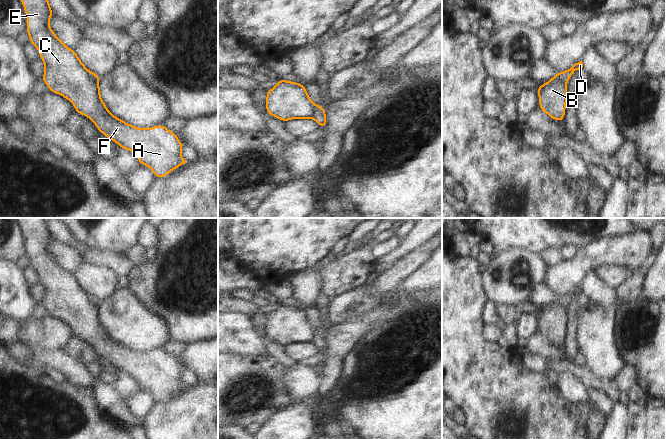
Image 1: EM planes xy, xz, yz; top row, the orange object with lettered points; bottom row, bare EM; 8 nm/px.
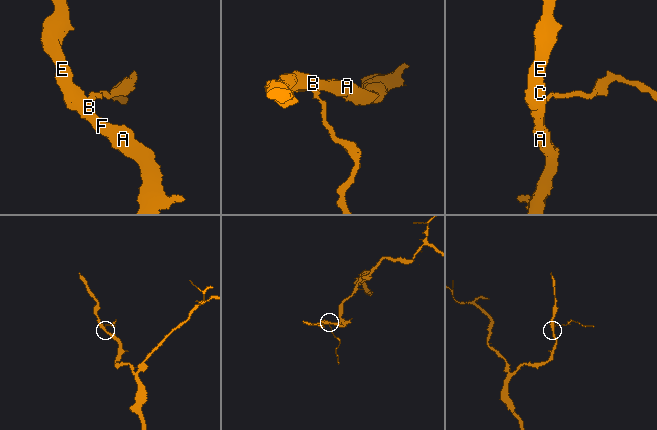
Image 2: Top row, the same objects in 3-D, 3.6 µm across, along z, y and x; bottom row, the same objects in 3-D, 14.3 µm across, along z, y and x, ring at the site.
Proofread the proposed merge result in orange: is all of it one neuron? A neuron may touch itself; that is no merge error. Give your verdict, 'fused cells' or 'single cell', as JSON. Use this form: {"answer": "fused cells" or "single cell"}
{"answer": "fused cells"}

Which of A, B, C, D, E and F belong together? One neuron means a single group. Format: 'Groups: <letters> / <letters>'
Groups: A B C E F / D.

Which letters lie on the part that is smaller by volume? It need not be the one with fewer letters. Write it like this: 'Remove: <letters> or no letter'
Remove: D

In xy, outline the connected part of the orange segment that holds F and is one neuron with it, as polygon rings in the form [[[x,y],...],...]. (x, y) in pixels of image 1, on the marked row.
[[[20,0],[27,17],[26,32],[29,42],[36,47],[45,71],[42,81],[49,91],[63,96],[73,105],[75,112],[89,118],[99,132],[115,142],[123,150],[132,151],[140,165],[148,166],[155,178],[164,178],[171,171],[187,163],[181,155],[184,144],[175,132],[163,124],[151,128],[138,128],[114,116],[105,105],[100,95],[99,82],[92,79],[92,72],[82,63],[75,50],[68,48],[50,28],[49,21],[53,11],[48,0]]]

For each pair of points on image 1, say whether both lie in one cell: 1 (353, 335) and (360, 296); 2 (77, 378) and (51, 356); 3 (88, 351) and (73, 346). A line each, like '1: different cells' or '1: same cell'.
1: different cells
2: same cell
3: same cell

